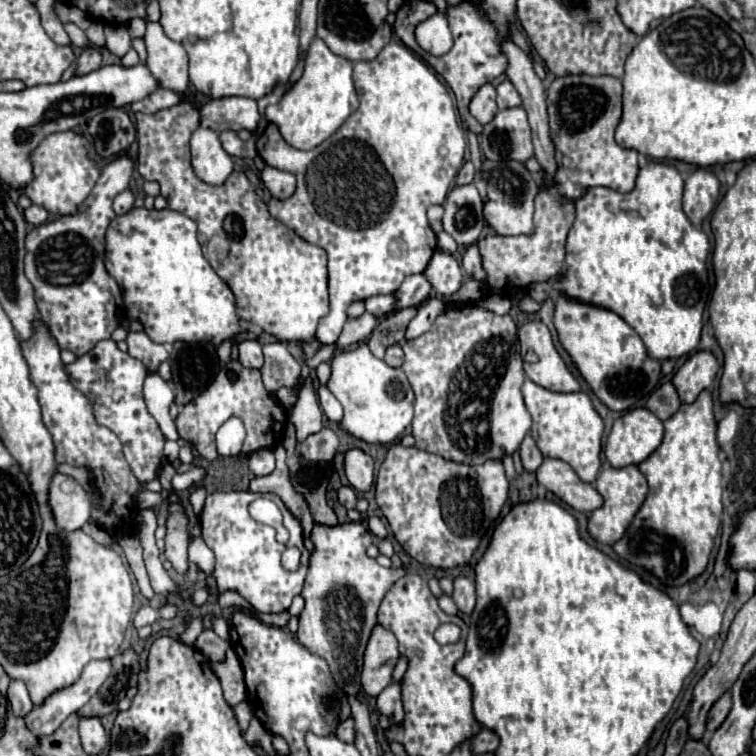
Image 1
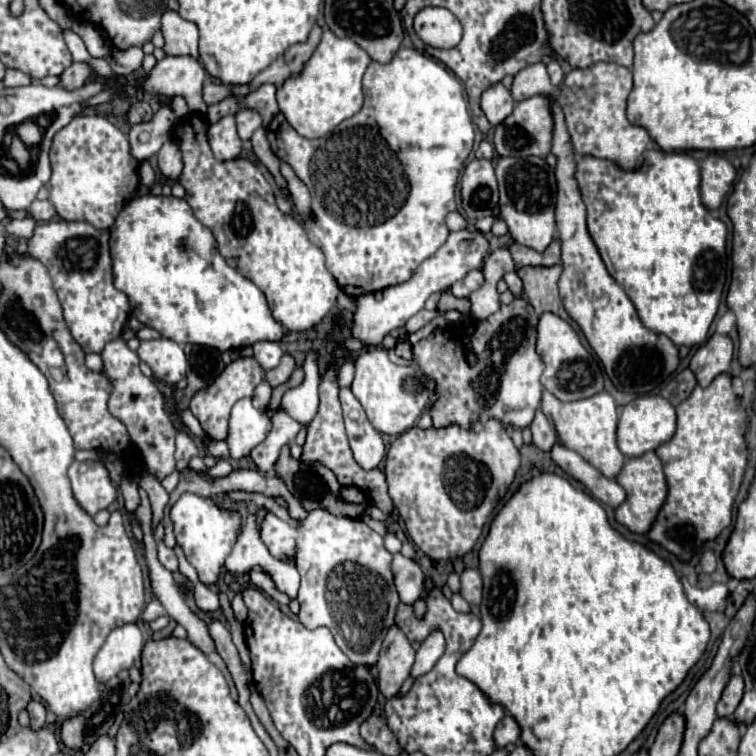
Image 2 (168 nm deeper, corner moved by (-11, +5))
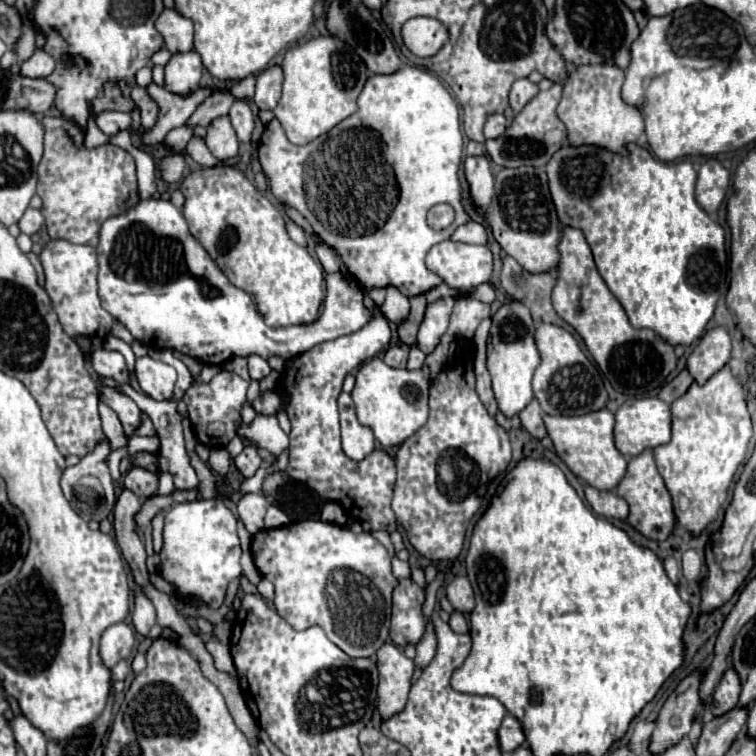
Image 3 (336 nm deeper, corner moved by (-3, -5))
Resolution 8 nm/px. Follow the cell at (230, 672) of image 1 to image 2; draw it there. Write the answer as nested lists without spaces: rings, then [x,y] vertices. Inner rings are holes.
[[[139,490],[139,494],[141,494],[141,506],[139,506],[139,510],[137,510],[137,518],[139,518],[139,524],[141,524],[141,528],[143,528],[143,532],[145,532],[145,560],[147,560],[147,564],[149,564],[149,574],[151,574],[151,584],[153,584],[153,592],[157,594],[157,598],[159,598],[159,602],[165,606],[165,610],[167,610],[167,614],[177,622],[177,624],[181,624],[185,630],[187,630],[187,640],[189,642],[193,642],[207,658],[209,658],[209,662],[213,662],[217,668],[221,668],[221,672],[225,674],[225,678],[227,678],[227,682],[229,682],[229,686],[231,686],[231,696],[237,700],[237,690],[235,690],[235,684],[233,684],[233,678],[231,678],[231,674],[229,674],[229,670],[227,670],[227,666],[225,666],[225,662],[223,662],[223,658],[215,652],[215,646],[213,646],[213,642],[211,642],[211,638],[209,638],[209,634],[207,634],[207,624],[205,624],[205,620],[201,620],[193,610],[191,610],[191,606],[187,604],[187,600],[183,598],[183,594],[179,592],[179,588],[177,588],[177,584],[175,584],[175,578],[173,578],[173,574],[159,562],[159,558],[157,558],[157,542],[155,542],[155,538],[153,538],[153,532],[151,532],[151,508],[149,508],[149,498],[147,498],[147,492],[145,490]]]

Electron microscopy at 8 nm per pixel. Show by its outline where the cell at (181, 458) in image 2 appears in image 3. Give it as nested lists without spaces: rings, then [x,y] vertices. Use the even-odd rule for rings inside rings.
[[[149,350],[149,352],[153,352],[153,358],[155,358],[155,360],[169,362],[175,370],[185,370],[185,372],[179,372],[179,374],[177,374],[177,384],[175,384],[175,392],[173,392],[173,398],[171,398],[171,400],[161,400],[161,402],[157,402],[157,400],[151,400],[151,398],[147,398],[147,396],[139,396],[139,394],[137,394],[129,384],[117,384],[115,380],[103,380],[103,386],[119,386],[119,388],[121,388],[127,396],[131,396],[131,398],[135,400],[135,404],[137,404],[137,406],[139,406],[139,408],[141,408],[141,410],[151,418],[153,428],[155,428],[157,436],[161,438],[159,470],[161,470],[161,472],[169,472],[169,474],[173,474],[177,490],[195,490],[195,488],[197,488],[197,484],[199,484],[199,480],[197,480],[197,474],[195,474],[195,470],[191,468],[191,464],[189,464],[189,456],[187,456],[187,452],[185,452],[183,424],[181,424],[181,414],[177,412],[177,404],[181,402],[181,398],[183,398],[185,390],[193,384],[193,380],[195,380],[195,378],[191,378],[191,372],[187,370],[187,366],[185,366],[179,358],[175,358],[171,350]]]

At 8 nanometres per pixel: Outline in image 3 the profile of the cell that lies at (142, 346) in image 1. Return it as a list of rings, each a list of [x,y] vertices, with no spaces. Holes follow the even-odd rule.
[[[143,356],[143,358],[137,358],[137,362],[135,362],[135,374],[137,374],[141,390],[149,398],[153,398],[153,400],[171,398],[175,380],[177,380],[175,368],[159,362],[159,360],[153,360],[149,356]]]

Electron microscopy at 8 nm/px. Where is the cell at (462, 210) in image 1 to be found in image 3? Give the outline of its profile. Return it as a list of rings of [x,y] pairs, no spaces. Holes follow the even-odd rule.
[[[467,156],[465,158],[465,176],[471,188],[473,202],[483,214],[493,198],[493,172],[487,156]]]

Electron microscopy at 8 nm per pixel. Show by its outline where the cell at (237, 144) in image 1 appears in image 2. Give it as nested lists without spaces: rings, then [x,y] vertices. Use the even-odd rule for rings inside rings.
[[[241,108],[237,114],[235,114],[235,122],[237,122],[237,134],[241,140],[249,140],[251,134],[261,126],[261,116],[253,110],[247,110],[247,108]]]

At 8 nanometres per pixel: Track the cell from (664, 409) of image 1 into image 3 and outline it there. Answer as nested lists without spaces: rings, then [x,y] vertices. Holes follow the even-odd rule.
[[[681,370],[669,384],[665,384],[665,386],[661,388],[659,398],[665,400],[667,404],[671,404],[671,402],[675,402],[677,398],[681,398],[681,396],[687,392],[687,388],[689,388],[691,384],[693,384],[691,374],[689,374],[687,370]]]

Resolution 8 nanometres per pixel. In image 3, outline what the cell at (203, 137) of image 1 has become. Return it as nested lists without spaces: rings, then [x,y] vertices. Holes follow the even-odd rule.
[[[227,116],[215,118],[207,126],[205,142],[207,142],[207,148],[211,150],[211,154],[219,160],[233,158],[237,154],[237,148],[239,148],[239,140],[237,140],[235,130],[231,126],[231,120]]]

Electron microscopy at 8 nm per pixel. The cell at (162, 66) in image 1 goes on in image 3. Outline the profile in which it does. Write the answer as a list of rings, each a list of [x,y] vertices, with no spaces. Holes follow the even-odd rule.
[[[163,10],[155,22],[155,28],[165,40],[165,48],[173,54],[189,52],[193,48],[193,22],[181,16],[177,10]]]

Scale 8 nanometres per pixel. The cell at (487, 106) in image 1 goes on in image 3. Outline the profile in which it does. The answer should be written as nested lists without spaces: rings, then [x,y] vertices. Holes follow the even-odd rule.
[[[493,114],[493,116],[489,116],[489,120],[485,124],[485,138],[499,138],[499,136],[503,136],[505,128],[507,128],[505,116],[503,114]]]

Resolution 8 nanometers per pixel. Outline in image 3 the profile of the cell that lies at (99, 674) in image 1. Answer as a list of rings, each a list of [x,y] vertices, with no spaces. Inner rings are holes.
[[[127,622],[111,624],[101,636],[101,658],[107,666],[115,666],[119,660],[129,658],[135,644],[133,628]]]

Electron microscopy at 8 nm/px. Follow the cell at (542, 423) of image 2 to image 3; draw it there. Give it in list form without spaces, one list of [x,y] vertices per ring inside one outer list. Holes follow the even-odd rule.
[[[533,398],[521,412],[519,412],[519,418],[521,418],[521,424],[523,428],[535,436],[535,438],[543,438],[547,432],[545,432],[545,424],[543,424],[543,410],[539,406],[539,402]]]

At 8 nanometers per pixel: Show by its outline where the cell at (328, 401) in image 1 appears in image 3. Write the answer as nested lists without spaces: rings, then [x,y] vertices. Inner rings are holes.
[[[341,392],[339,396],[339,412],[341,412],[341,444],[343,452],[353,460],[363,460],[375,450],[373,430],[363,426],[355,416],[355,406],[349,394]]]

